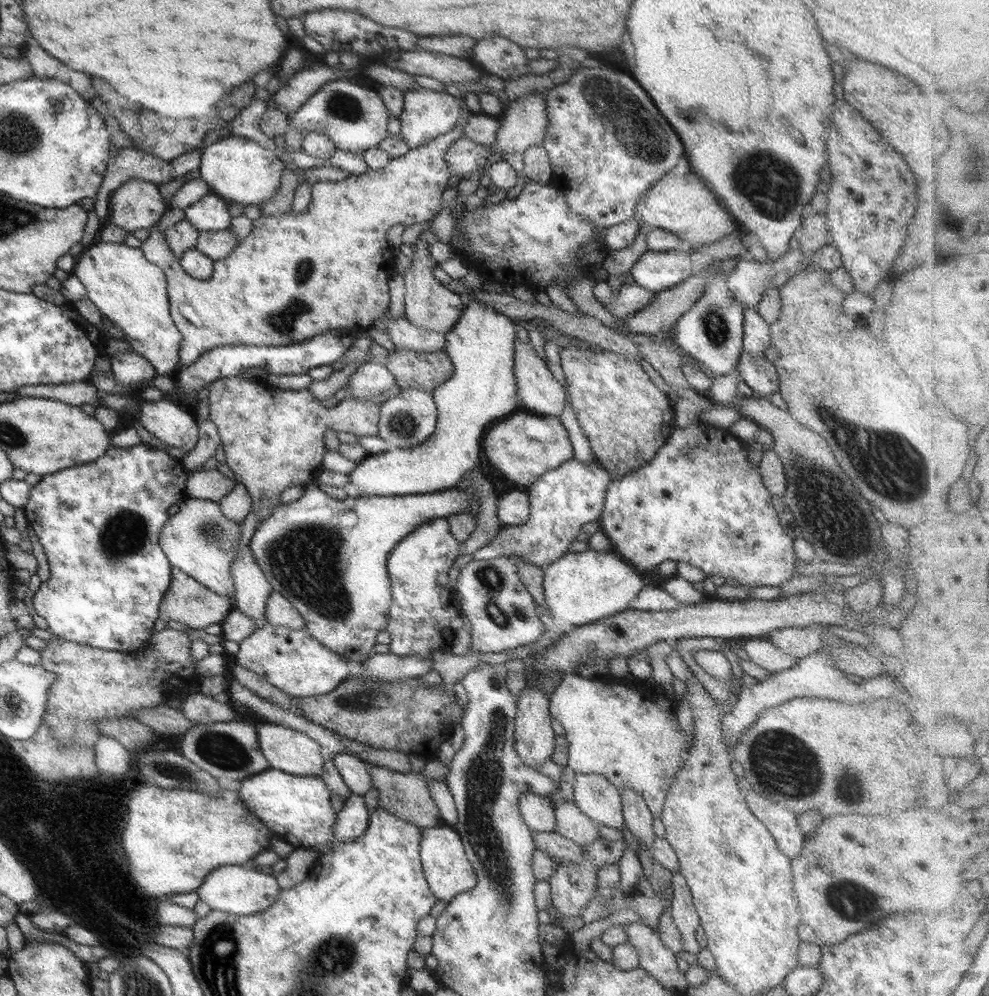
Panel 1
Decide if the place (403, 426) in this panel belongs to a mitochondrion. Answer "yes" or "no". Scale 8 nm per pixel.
yes

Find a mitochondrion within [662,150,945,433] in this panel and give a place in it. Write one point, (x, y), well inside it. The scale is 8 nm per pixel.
(716, 329)

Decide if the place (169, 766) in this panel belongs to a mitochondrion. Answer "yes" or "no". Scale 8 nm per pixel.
yes

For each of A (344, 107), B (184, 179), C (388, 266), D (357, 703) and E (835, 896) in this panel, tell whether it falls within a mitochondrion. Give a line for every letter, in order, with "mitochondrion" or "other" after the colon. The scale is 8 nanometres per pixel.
A: mitochondrion
B: other
C: other
D: mitochondrion
E: mitochondrion

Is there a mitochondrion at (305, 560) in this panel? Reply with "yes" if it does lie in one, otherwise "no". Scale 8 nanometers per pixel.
yes

